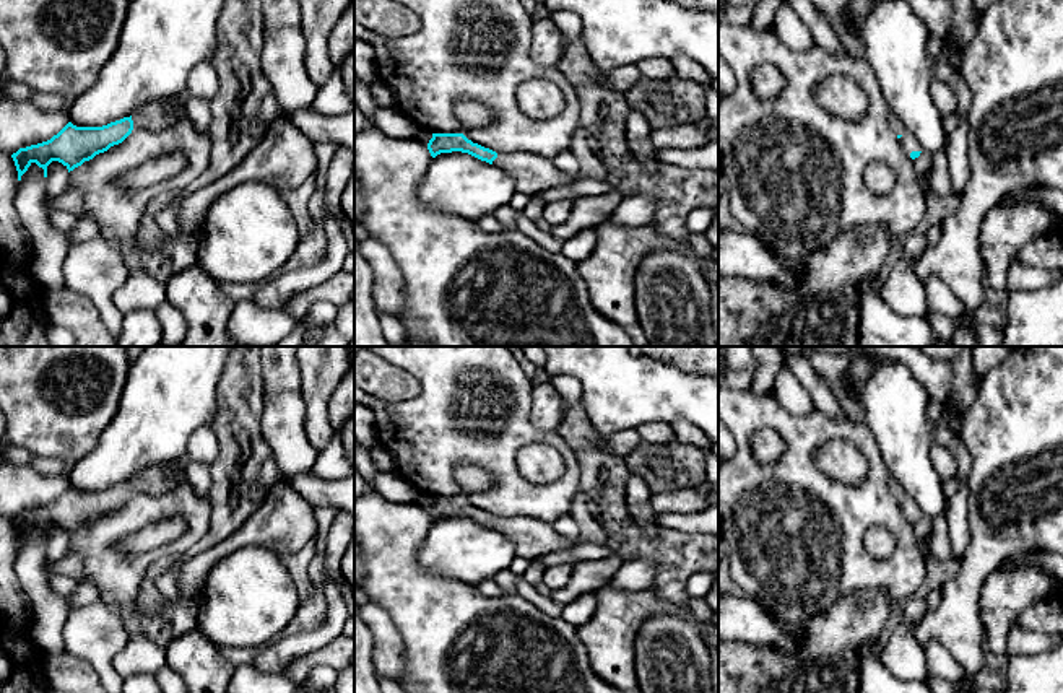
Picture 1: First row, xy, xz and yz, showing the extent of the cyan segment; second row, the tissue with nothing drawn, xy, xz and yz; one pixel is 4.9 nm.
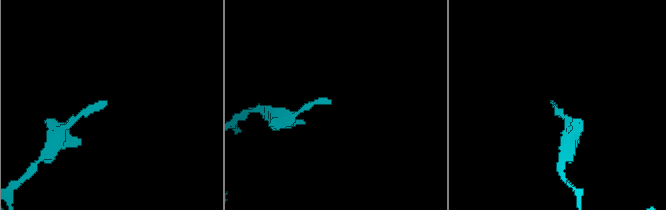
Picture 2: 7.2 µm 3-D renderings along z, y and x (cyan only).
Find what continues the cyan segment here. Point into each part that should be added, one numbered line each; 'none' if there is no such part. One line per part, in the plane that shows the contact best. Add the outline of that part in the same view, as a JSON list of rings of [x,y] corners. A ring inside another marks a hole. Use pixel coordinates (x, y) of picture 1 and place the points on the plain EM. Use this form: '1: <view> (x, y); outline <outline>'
1: xy (158, 480); outline [[[179,462],[176,467],[151,467],[143,473],[132,478],[133,495],[148,493],[148,495],[166,495],[171,493],[177,478],[185,478],[185,462]]]

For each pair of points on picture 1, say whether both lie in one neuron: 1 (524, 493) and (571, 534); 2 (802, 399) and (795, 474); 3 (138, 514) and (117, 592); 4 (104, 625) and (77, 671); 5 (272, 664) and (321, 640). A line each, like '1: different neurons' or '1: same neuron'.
1: different neurons
2: different neurons
3: same neuron
4: different neurons
5: same neuron

